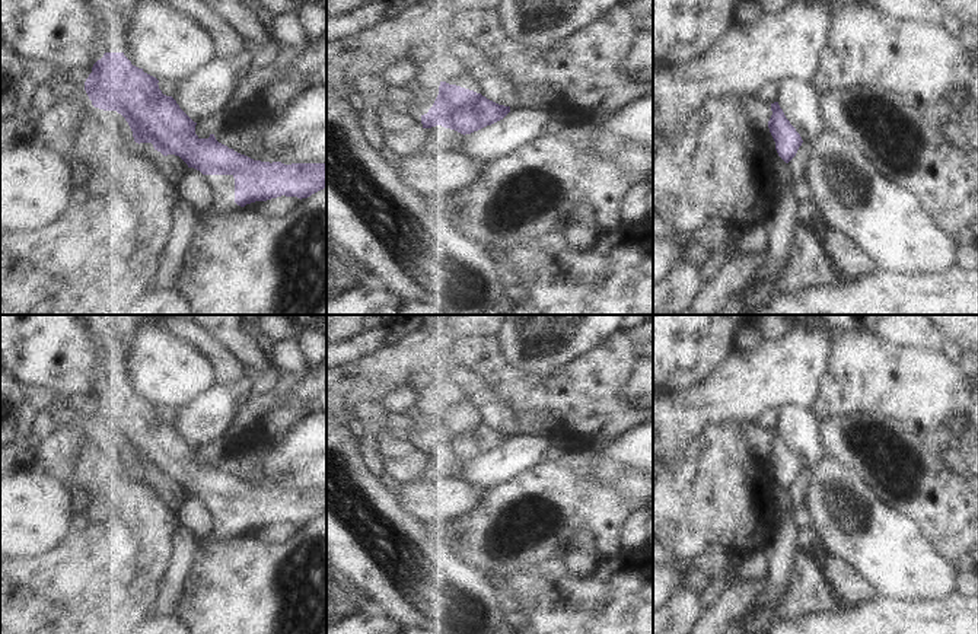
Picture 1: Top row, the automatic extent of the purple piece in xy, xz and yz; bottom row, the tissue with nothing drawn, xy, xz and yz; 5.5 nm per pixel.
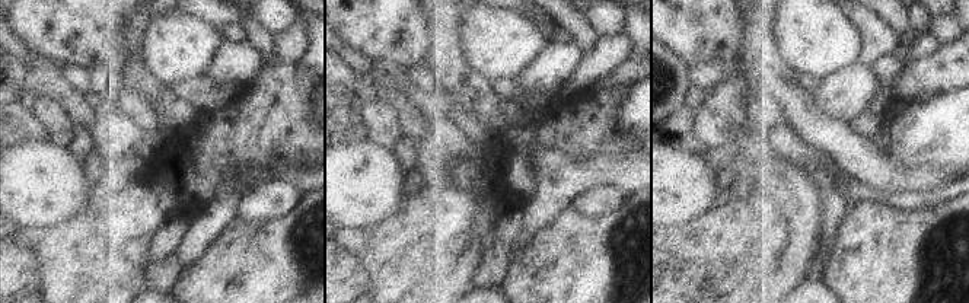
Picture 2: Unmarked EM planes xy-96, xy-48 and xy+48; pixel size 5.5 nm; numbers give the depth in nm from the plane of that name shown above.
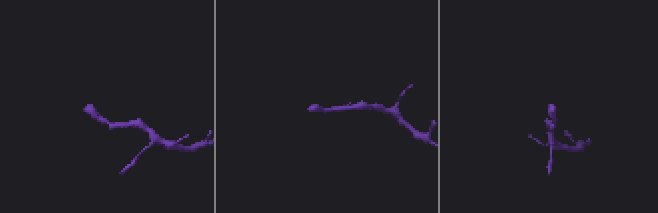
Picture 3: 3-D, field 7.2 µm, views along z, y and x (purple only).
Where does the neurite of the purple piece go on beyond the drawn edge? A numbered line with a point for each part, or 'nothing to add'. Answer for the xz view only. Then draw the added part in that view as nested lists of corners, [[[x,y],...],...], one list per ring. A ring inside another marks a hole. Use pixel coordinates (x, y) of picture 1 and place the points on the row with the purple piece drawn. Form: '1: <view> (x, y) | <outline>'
nothing to add

